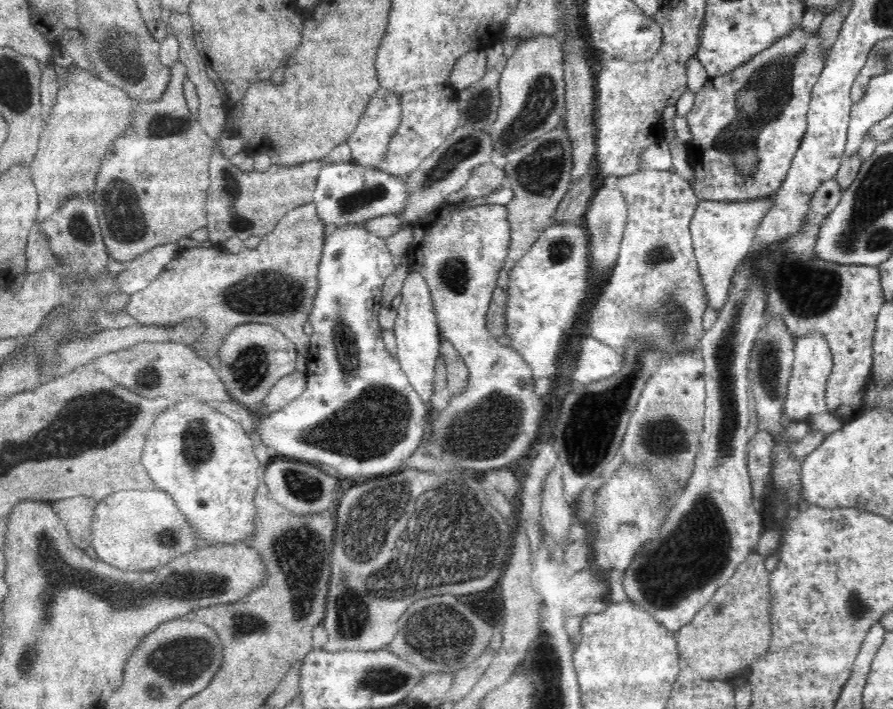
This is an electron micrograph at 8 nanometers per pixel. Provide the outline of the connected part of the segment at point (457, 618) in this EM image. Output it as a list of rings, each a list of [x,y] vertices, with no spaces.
[[[444,594],[444,596],[432,595],[418,600],[398,620],[398,627],[394,642],[387,644],[385,649],[406,659],[406,661],[410,661],[414,667],[420,669],[420,671],[424,670],[424,672],[456,672],[456,670],[462,670],[488,648],[490,638],[492,638],[492,626],[486,620],[482,620],[478,614],[474,614],[456,596],[449,596],[448,594]]]

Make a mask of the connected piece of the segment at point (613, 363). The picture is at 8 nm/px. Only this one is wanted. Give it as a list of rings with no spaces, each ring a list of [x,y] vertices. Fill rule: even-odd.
[[[588,336],[588,338],[584,338],[582,344],[576,347],[580,347],[581,350],[576,360],[575,370],[572,372],[572,378],[584,385],[610,378],[610,376],[614,376],[616,373],[620,372],[622,366],[624,366],[621,351],[613,349],[611,346],[596,340],[594,337]]]

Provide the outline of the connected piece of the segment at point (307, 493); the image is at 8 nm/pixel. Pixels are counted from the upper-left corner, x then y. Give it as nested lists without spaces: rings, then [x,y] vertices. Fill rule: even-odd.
[[[284,458],[272,460],[266,466],[263,480],[270,492],[268,497],[282,504],[292,514],[330,515],[337,505],[335,493],[338,490],[339,477],[330,476],[314,463],[294,462],[294,460]]]

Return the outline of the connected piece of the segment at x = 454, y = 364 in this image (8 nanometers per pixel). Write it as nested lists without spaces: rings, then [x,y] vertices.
[[[443,333],[441,334],[439,349],[440,357],[444,358],[444,362],[446,363],[447,389],[450,396],[462,394],[466,390],[469,374],[464,359],[462,359],[458,350],[454,348],[454,345],[443,336]]]

